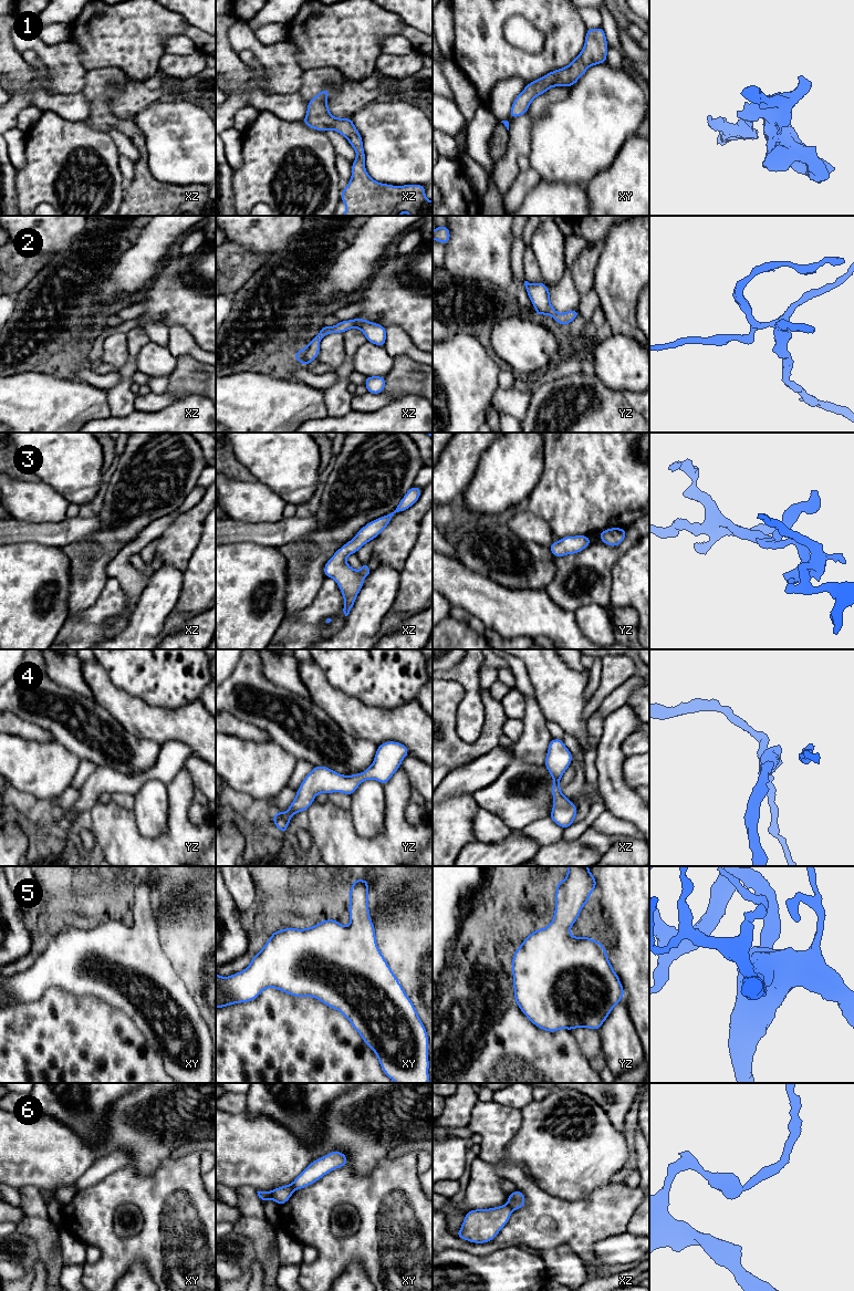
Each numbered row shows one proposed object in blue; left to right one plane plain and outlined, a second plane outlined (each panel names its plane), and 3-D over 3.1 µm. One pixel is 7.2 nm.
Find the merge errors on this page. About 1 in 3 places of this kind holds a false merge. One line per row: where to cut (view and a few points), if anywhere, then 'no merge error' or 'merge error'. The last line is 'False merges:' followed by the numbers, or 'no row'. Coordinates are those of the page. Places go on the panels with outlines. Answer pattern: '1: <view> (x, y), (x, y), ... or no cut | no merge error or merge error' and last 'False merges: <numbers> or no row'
1: no cut | no merge error
2: no cut | no merge error
3: no cut | no merge error
4: no cut | no merge error
5: no cut | no merge error
6: xz (507, 1204), (512, 1210) | merge error
False merges: 6

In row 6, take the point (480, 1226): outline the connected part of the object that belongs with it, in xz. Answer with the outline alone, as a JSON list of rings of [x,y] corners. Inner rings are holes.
[[[508,1204],[489,1209],[469,1210],[455,1236],[473,1243],[489,1242],[507,1225],[512,1211]]]

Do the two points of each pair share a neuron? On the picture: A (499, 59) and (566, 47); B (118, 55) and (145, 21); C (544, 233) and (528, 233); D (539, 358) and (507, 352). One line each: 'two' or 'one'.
A: one
B: one
C: two
D: one

